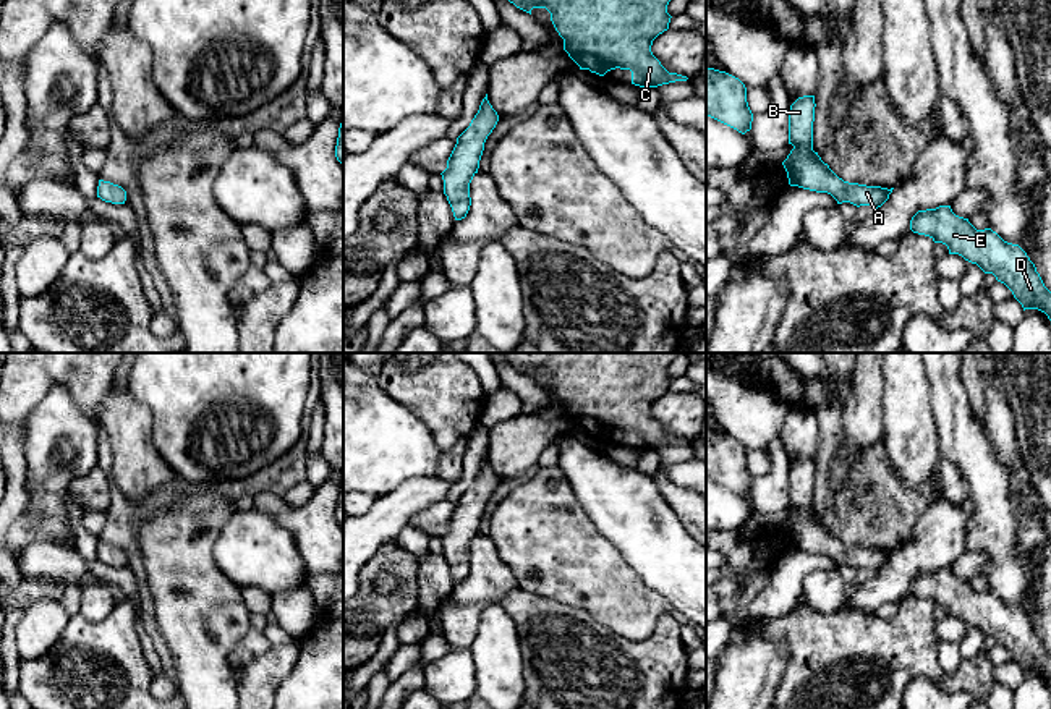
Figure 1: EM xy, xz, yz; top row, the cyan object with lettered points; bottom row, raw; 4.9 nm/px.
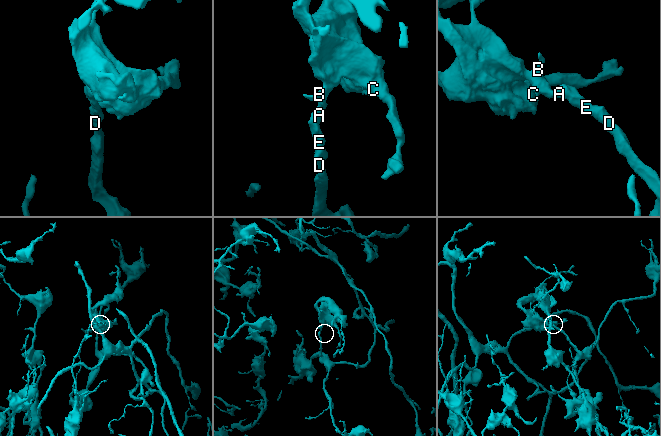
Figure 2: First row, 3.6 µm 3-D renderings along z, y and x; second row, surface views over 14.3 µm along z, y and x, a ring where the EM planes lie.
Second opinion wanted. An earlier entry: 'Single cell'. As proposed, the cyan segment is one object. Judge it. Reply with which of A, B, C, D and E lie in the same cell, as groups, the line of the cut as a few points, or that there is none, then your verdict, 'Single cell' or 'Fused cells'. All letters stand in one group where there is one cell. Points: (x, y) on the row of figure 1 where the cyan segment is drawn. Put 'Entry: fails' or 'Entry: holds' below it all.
Groups: A B C D E. No split. Single cell
Entry: holds

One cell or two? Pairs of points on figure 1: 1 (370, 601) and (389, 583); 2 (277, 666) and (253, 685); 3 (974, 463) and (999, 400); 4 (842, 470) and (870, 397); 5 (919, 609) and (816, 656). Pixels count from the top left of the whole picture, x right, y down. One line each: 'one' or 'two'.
1: two
2: one
3: two
4: one
5: one

